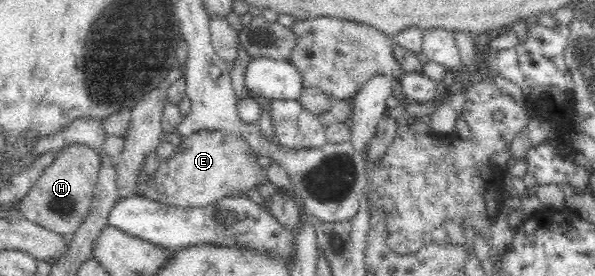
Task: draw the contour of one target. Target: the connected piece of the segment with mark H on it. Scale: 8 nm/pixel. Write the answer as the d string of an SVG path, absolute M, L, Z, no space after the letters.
M82 142L66 145L57 152L54 161L44 168L16 207L27 220L53 232L72 235L90 215L101 165L100 152L96 148Z

